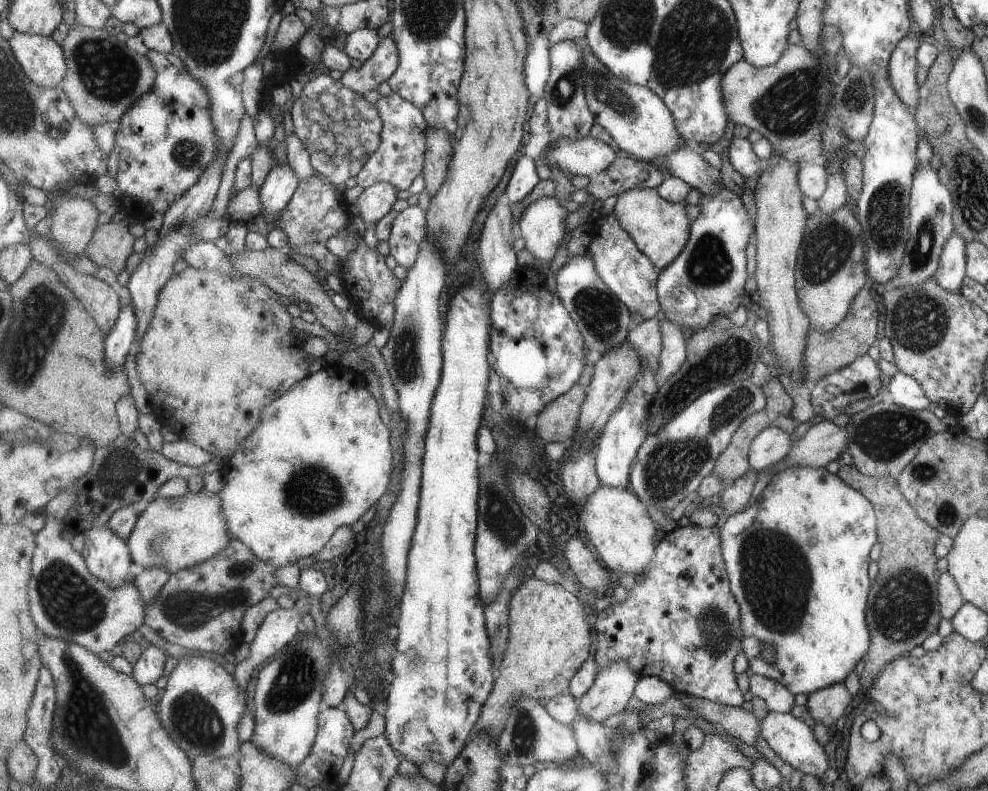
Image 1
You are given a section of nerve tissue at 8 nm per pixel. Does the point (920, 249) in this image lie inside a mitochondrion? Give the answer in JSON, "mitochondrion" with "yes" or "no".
{"mitochondrion":"yes"}

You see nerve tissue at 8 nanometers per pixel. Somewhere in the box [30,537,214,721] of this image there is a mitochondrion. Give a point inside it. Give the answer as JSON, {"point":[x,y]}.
{"point":[71,604]}

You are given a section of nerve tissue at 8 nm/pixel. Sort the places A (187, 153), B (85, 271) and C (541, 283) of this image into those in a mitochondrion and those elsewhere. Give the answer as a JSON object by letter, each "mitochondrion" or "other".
{"A":"mitochondrion","B":"other","C":"other"}

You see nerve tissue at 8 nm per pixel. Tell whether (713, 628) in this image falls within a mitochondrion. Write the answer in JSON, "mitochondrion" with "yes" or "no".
{"mitochondrion":"yes"}

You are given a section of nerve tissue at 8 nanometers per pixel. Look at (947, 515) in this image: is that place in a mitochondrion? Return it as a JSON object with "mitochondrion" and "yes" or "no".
{"mitochondrion":"yes"}

